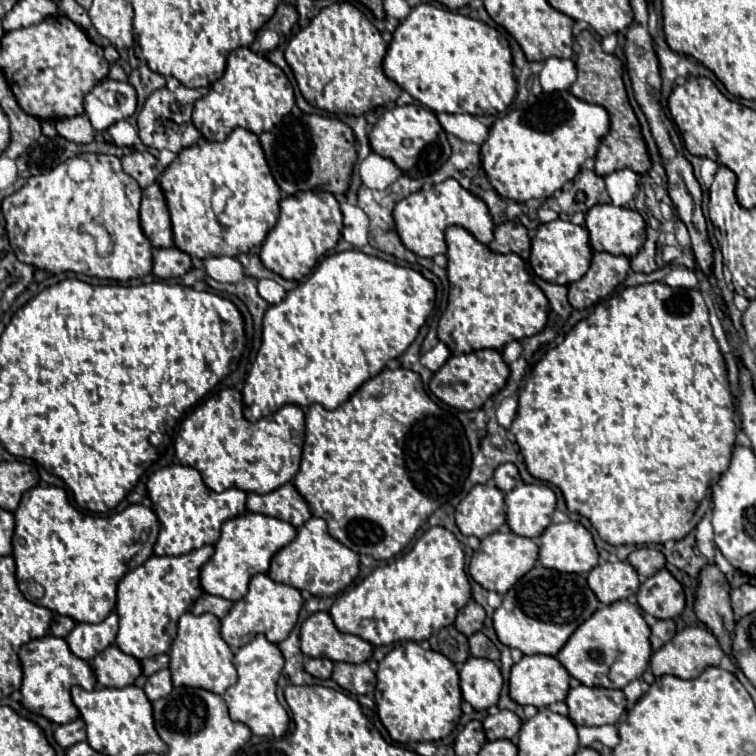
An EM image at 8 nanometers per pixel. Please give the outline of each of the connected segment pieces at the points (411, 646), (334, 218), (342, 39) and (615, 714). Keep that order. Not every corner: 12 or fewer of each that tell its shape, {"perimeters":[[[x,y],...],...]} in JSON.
{"perimeters":[[[407,641],[377,669],[377,715],[401,745],[461,717],[455,665]],[[327,191],[281,199],[259,257],[301,281],[343,229]],[[351,3],[287,45],[305,101],[365,115],[401,89],[387,43]],[[579,685],[565,705],[575,725],[621,719],[619,689]]]}

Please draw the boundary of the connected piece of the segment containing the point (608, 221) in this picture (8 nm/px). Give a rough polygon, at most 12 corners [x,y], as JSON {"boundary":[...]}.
{"boundary":[[637,211],[585,213],[595,251],[633,257],[645,241]]}

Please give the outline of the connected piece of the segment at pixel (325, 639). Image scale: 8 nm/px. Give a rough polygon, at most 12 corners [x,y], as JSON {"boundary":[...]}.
{"boundary":[[329,613],[301,625],[307,657],[365,663],[373,647],[337,631]]}

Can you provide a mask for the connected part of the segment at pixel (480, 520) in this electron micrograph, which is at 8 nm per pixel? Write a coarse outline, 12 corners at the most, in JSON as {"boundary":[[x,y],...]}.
{"boundary":[[475,485],[455,509],[463,535],[479,539],[505,523],[503,491]]}

